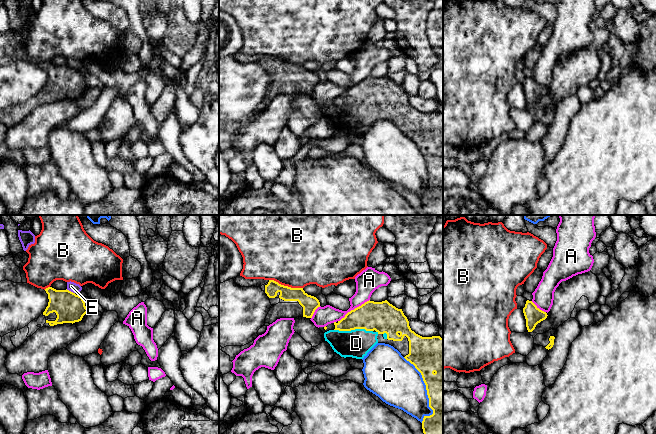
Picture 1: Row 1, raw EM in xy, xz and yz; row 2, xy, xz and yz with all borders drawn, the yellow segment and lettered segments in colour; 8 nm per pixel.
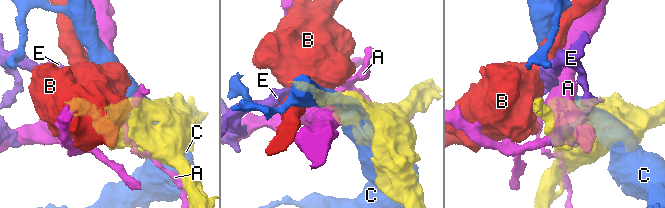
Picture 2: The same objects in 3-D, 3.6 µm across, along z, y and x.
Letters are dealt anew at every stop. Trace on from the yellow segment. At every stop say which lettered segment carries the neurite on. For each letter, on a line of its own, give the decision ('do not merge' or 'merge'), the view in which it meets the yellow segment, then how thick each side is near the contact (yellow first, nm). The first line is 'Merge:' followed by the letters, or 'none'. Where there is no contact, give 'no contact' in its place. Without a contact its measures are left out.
Merge: D
A: do not merge; meets yellow in xz; 240 nm thick on the yellow side, 180 nm on the other
B: do not merge; meets yellow in xz; 130 nm thick on the yellow side, 500 nm on the other
C: do not merge; meets yellow in xz; 260 nm thick on the yellow side, 380 nm on the other
D: merge; meets yellow in xz; 240 nm thick on the yellow side, 220 nm on the other
E: do not merge; meets yellow in xy; 240 nm thick on the yellow side, 80 nm on the other

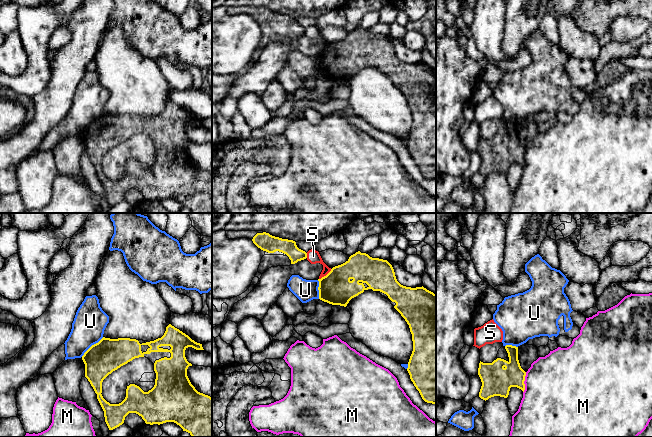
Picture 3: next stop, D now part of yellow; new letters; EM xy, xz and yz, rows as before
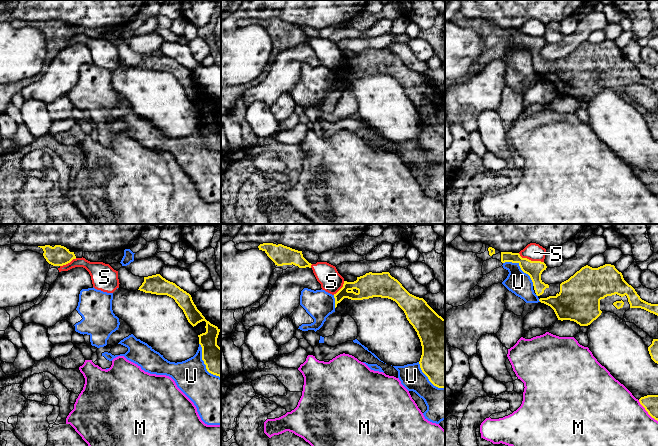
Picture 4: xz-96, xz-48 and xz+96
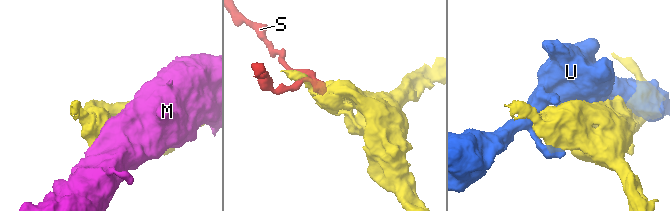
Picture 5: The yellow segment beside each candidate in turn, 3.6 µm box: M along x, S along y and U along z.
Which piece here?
Merge: none
M: do not merge; meets yellow in yz; 240 nm thick on the yellow side, 480 nm on the other
S: do not merge; meets yellow in xz; 260 nm thick on the yellow side, 110 nm on the other
U: do not merge; meets yellow in xy; 280 nm thick on the yellow side, 260 nm on the other

